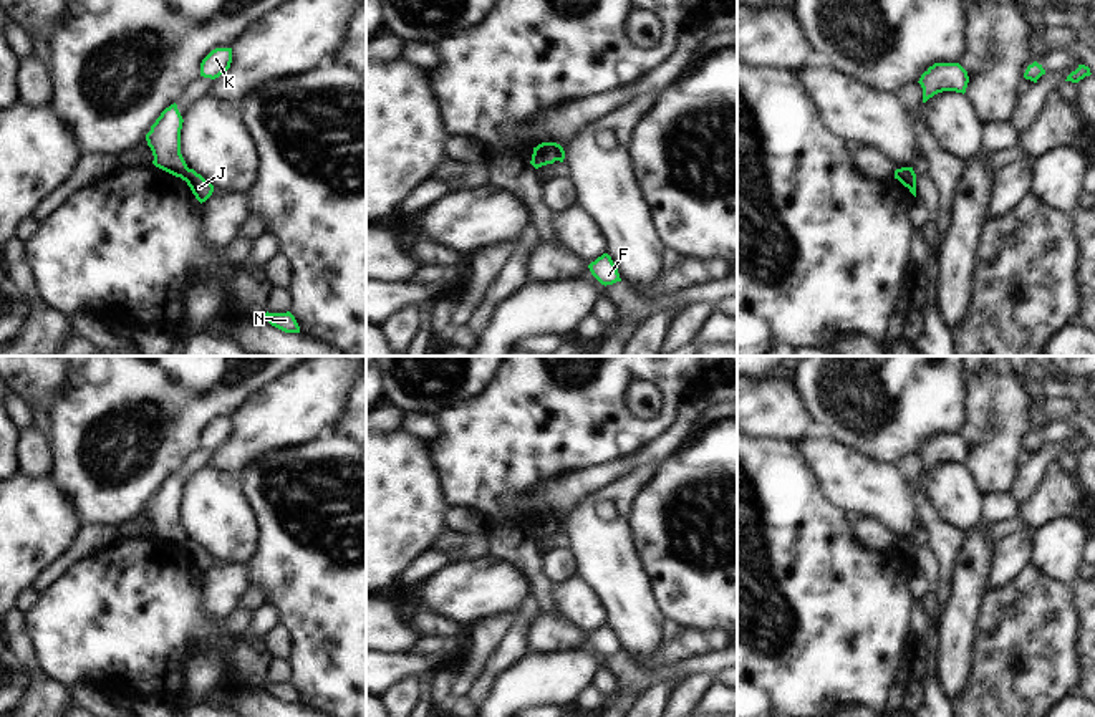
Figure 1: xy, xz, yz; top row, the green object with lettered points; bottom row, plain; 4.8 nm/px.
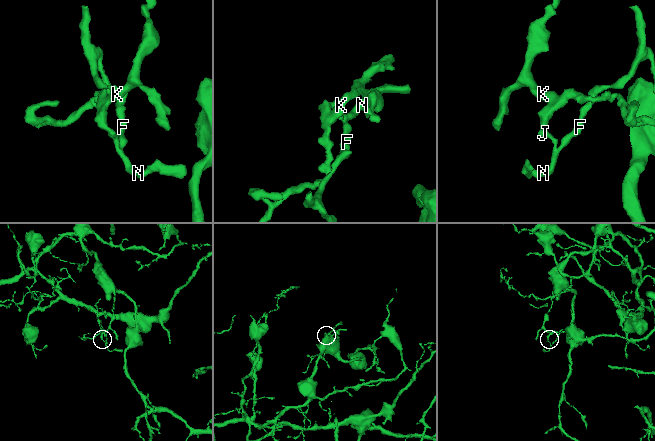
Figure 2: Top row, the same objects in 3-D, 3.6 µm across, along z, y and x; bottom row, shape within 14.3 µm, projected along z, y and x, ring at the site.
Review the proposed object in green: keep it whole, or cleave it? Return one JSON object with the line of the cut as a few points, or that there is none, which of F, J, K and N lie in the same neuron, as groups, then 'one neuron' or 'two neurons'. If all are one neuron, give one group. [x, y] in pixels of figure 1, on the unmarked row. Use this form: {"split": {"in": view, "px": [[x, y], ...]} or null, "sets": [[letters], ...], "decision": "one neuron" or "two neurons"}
{"split": {"in": "xy", "px": [[188, 538], [179, 547]]}, "sets": [["F", "J", "N"], ["K"]], "decision": "two neurons"}

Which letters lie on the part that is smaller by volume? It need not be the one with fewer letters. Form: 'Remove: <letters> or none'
Remove: F, J, N

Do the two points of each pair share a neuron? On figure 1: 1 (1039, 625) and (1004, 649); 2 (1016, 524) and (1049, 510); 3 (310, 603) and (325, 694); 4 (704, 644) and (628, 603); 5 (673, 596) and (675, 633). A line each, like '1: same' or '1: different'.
1: same
2: different
3: same
4: different
5: different

